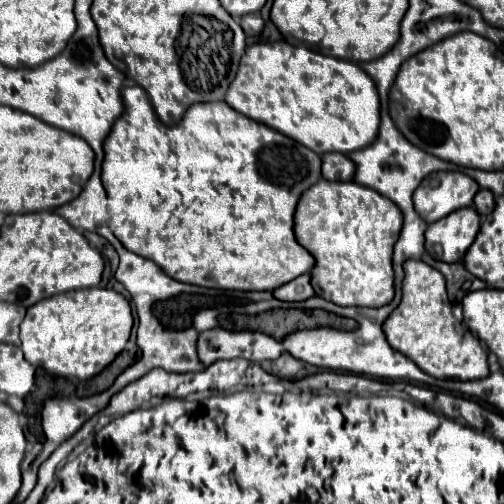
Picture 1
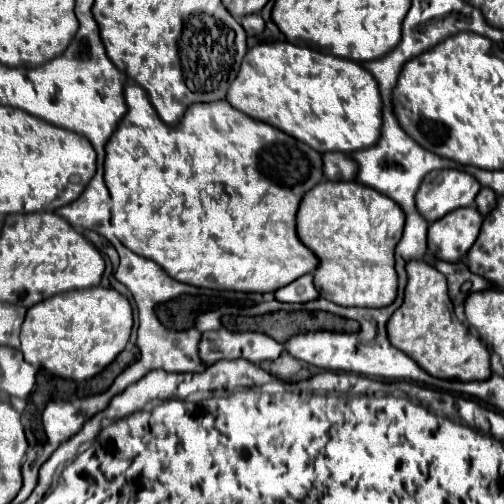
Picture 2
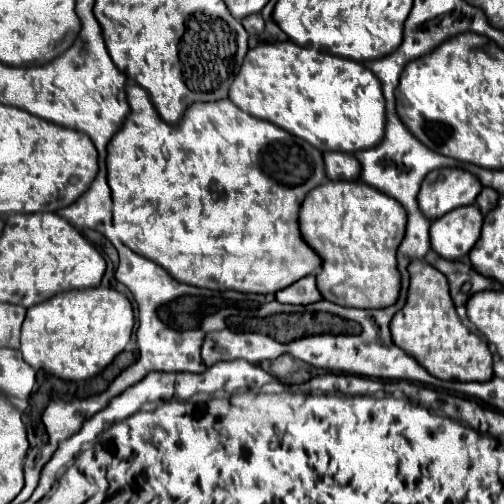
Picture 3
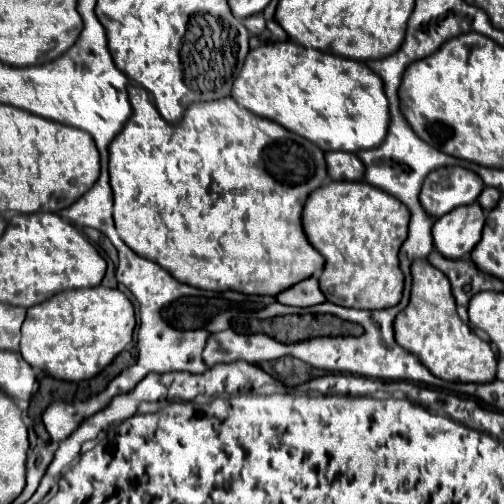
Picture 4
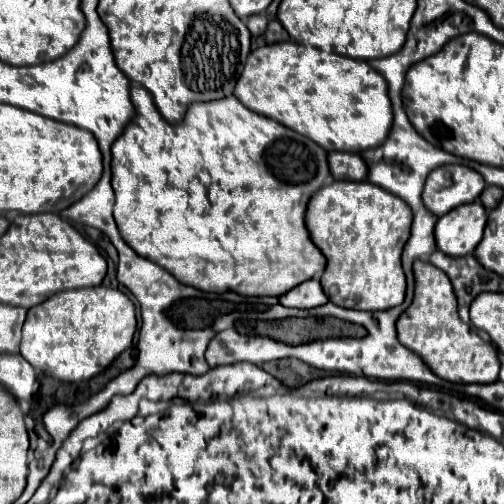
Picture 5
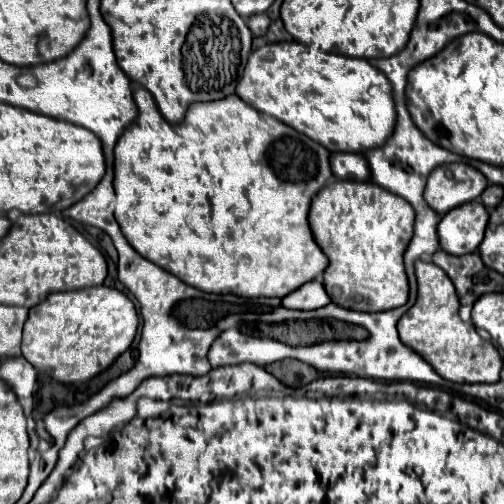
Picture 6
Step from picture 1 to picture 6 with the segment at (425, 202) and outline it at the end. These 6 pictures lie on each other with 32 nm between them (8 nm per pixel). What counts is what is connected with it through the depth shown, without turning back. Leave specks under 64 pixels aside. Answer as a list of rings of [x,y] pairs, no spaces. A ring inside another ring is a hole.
[[[446,164],[432,170],[426,182],[424,200],[436,214],[472,202],[488,186],[486,178],[468,164]]]

